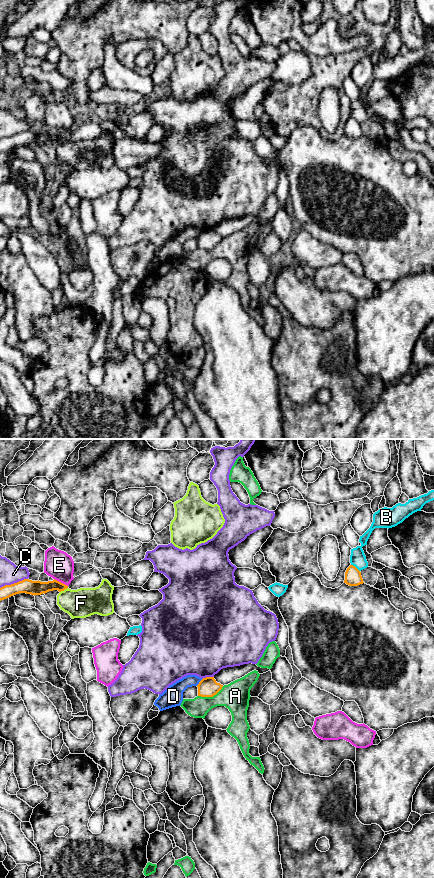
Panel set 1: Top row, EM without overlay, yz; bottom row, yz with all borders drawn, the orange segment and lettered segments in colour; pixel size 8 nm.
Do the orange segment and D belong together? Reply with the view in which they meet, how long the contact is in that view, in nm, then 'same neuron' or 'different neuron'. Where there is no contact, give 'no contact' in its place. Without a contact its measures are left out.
meets orange in yz; contact 80 nm long; different neuron

